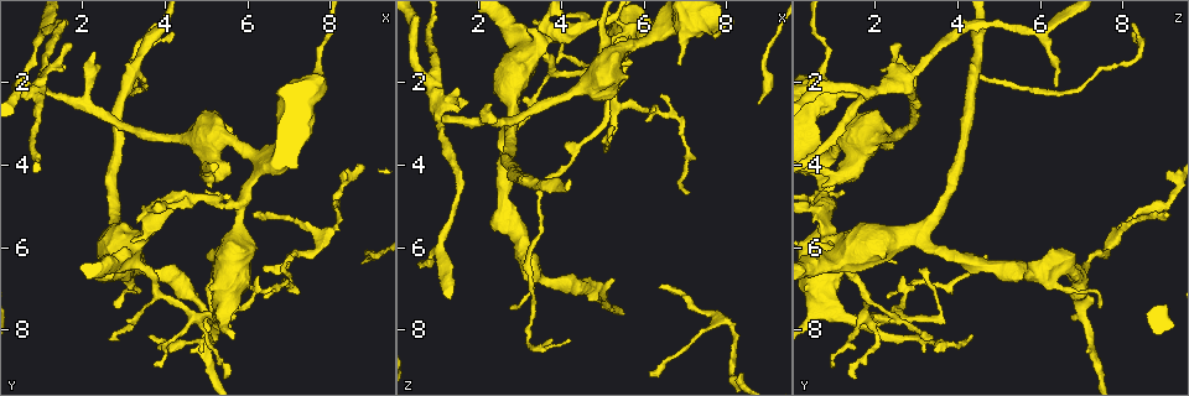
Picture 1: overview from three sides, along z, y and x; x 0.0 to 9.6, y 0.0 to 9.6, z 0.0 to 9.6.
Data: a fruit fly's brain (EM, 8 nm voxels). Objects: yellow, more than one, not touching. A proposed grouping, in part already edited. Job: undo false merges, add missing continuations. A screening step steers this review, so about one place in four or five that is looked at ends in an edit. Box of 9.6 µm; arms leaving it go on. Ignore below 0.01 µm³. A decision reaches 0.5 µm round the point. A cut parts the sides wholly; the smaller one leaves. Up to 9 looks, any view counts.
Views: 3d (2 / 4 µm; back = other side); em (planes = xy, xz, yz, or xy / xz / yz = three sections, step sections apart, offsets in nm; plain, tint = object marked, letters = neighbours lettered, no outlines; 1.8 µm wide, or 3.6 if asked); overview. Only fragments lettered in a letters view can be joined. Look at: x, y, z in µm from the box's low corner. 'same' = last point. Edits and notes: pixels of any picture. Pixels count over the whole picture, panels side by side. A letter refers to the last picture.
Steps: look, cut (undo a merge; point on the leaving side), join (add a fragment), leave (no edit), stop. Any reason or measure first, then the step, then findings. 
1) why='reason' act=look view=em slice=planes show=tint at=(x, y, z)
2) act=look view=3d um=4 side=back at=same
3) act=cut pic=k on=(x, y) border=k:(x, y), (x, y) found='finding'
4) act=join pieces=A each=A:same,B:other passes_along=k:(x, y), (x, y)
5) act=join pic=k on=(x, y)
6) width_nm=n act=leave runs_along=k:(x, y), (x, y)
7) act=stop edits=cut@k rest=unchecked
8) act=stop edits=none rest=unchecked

why='sudden change in width' act=look view=3d um=2 at=(5.85, 5.00, 0.70)

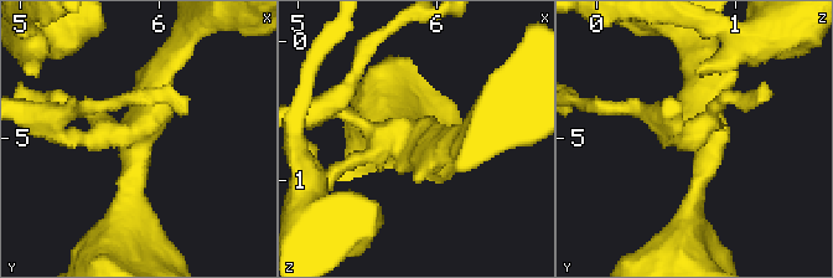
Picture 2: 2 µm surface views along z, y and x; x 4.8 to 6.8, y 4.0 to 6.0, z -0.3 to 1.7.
why='shape alone is not enough' act=look view=em slice=planes show=letters at=(5.80, 5.02, 0.74)

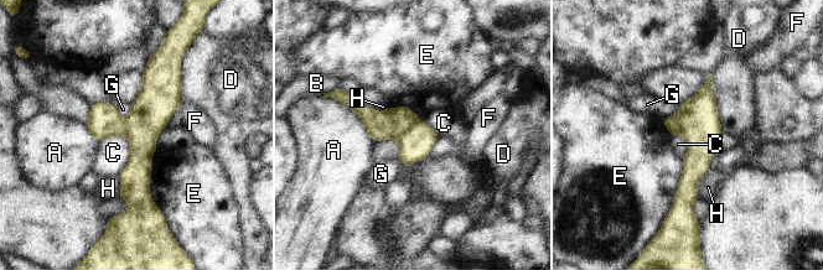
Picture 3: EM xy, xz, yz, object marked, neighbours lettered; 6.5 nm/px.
width_nm=240 act=leave each=A:other,B:other,C:other,D:other,E:other,F:other,G:other,H:other border=3:(109, 135), (130, 148), (118, 176) found='all the same neuron'

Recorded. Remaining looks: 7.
why='sharp bend' act=look view=em slice=xy step=16 show=tint at=(3.95, 5.05, 0.80)

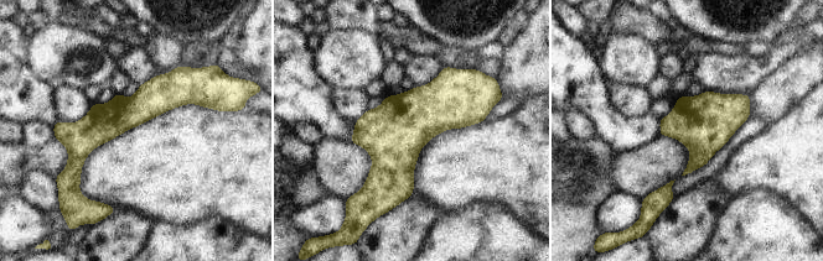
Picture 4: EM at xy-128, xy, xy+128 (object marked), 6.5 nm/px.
why='another direction' act=look view=em slice=planes show=letters at=same

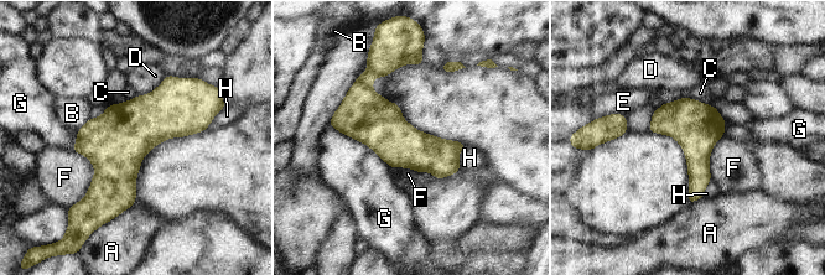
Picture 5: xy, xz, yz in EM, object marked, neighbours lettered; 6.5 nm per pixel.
longest_contact=G:480nm act=leave each=A:other,B:other,C:other,D:other,E:other,F:other,G:other,H:other found='one neuron here'

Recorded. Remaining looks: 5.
act=look view=em slice=planes show=tint at=(3.35, 7.00, 6.70)

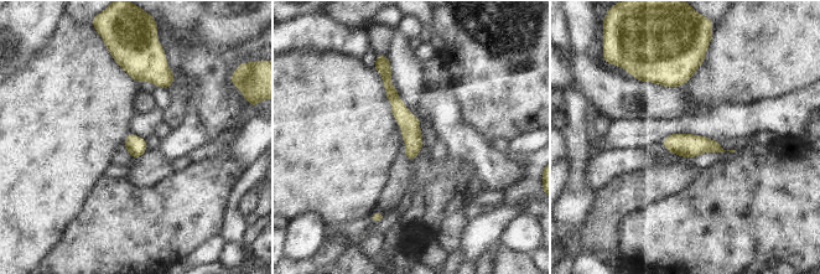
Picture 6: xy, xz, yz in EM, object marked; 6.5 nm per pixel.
act=look view=em slice=planes show=letters at=same

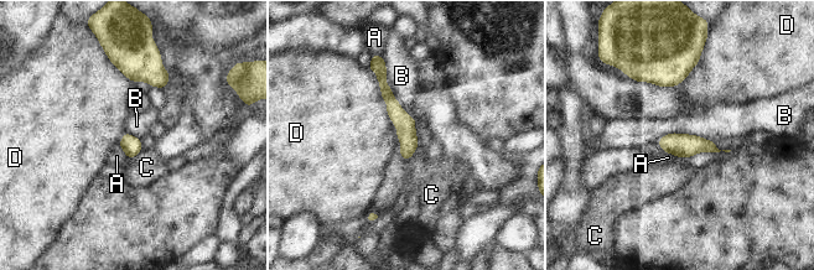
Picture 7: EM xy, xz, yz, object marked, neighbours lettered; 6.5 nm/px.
width_nm=120 act=leave each=A:other,B:other,C:other,D:other runs_along=7:(380, 69), (405, 124), (406, 155) found='one neuron here'

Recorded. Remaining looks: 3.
act=look view=3d um=4 side=back at=(5.20, 6.50, 3.10)

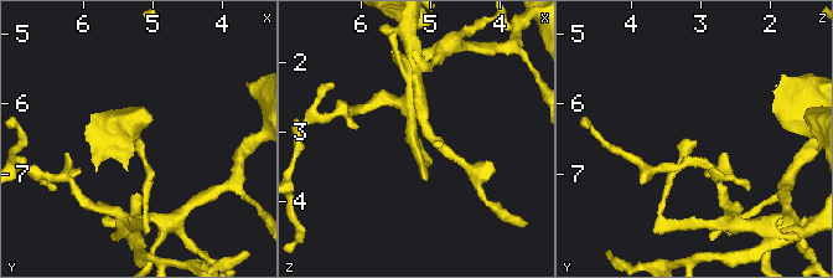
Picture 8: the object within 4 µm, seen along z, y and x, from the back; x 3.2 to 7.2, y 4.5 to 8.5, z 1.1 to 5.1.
why='shape alone is not enough' act=look view=em um=3.6 slice=xz step=4 show=letters at=(5.25, 6.55, 3.00)

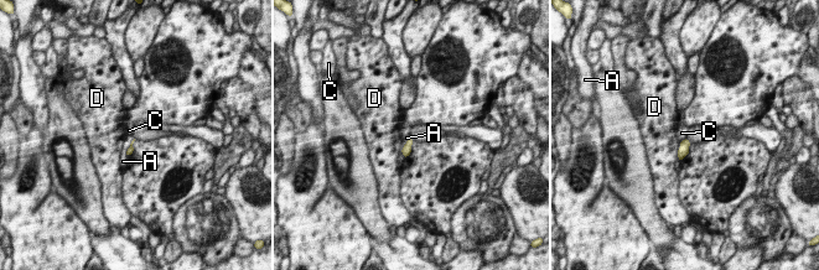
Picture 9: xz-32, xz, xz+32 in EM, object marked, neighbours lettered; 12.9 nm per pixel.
why='another direction' act=look view=em um=3.6 slice=yz step=16 show=letters at=same

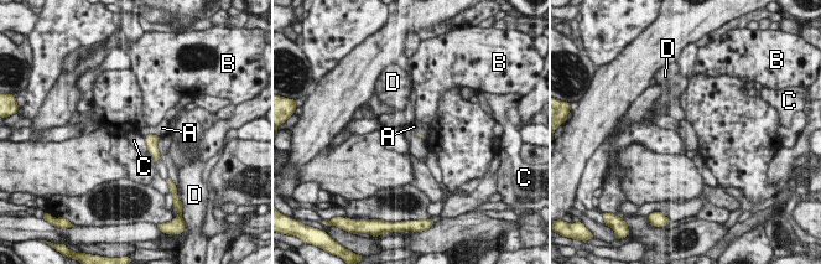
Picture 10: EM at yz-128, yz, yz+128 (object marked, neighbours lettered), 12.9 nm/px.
act=leave each=A:other,B:other,C:other,D:other border=10:(149, 133), (160, 136) found='none of them fits'

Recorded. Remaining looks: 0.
act=stop edits=none rest=unchecked

